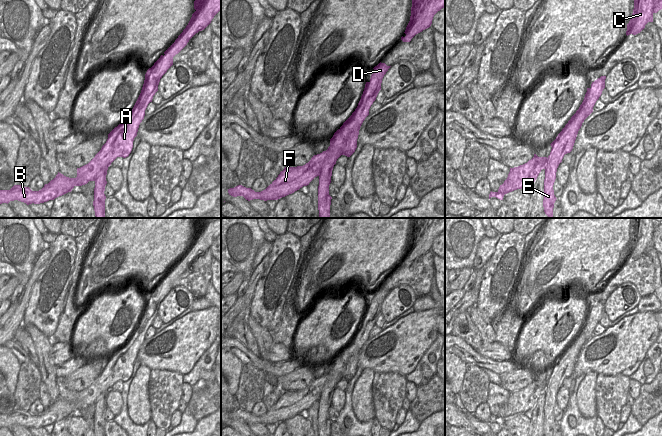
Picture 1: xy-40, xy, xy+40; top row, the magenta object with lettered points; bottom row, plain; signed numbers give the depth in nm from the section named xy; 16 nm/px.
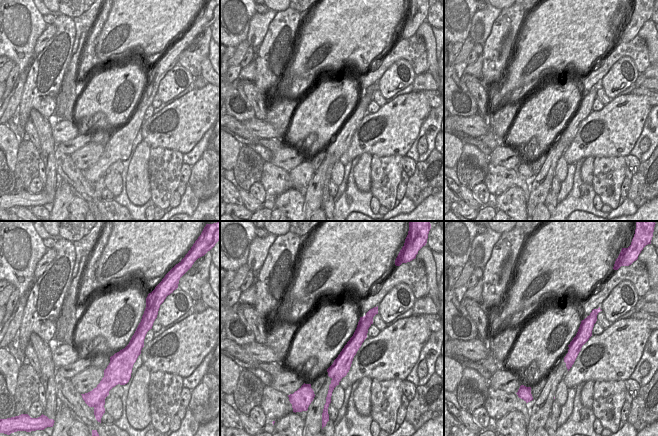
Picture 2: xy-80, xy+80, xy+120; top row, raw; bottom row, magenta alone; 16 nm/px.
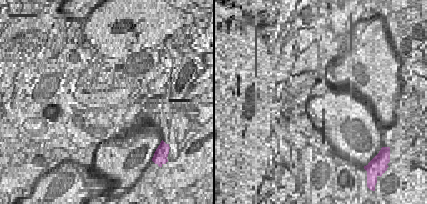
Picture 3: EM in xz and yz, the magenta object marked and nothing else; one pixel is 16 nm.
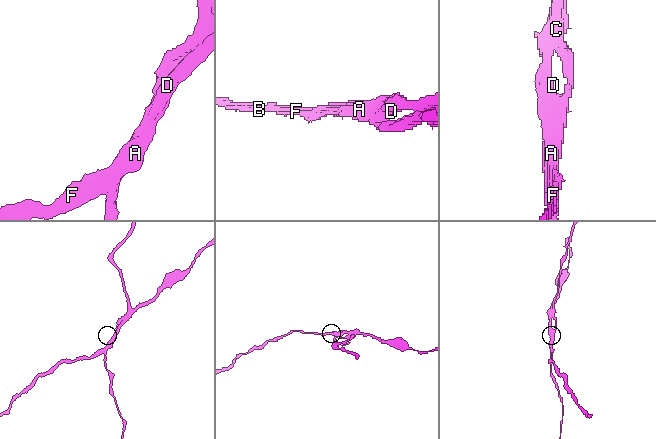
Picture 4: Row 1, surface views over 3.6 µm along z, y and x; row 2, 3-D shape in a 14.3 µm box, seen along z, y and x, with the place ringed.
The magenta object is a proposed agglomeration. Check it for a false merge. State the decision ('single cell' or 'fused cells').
fused cells

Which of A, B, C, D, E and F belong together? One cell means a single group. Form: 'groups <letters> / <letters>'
groups A B D F / C E

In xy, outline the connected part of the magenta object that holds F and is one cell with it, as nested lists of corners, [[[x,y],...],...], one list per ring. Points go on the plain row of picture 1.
[[[323,375],[314,379],[311,384],[303,390],[285,391],[278,401],[263,415],[255,416],[251,412],[238,409],[228,413],[229,419],[233,421],[243,420],[246,424],[278,424],[289,418],[294,417],[309,407],[318,399],[319,392],[322,392],[329,376]]]

